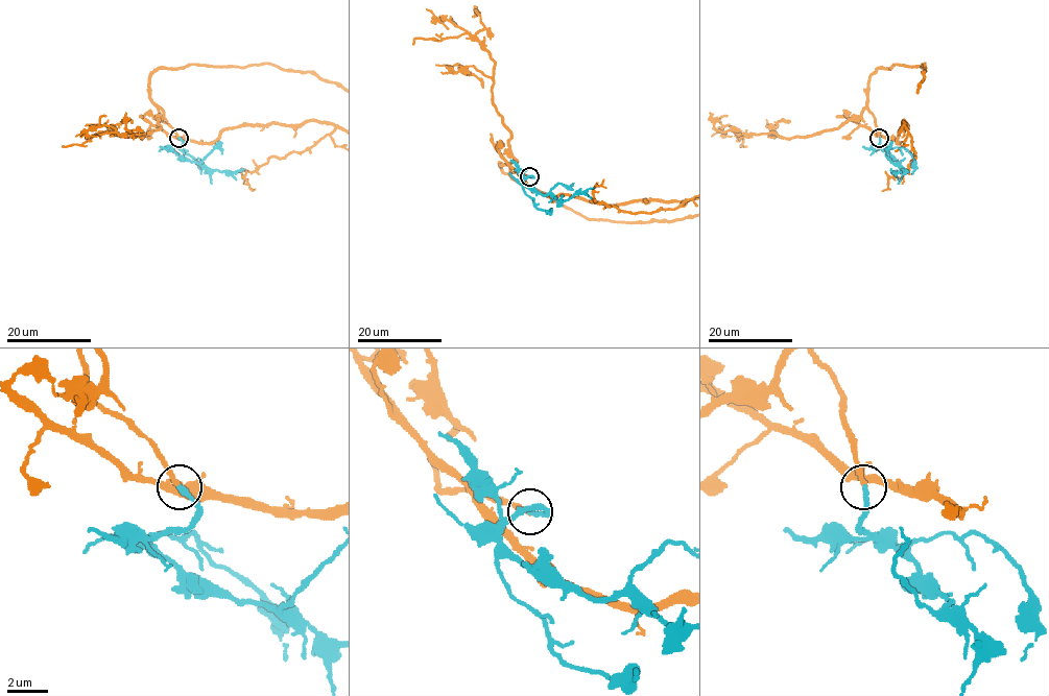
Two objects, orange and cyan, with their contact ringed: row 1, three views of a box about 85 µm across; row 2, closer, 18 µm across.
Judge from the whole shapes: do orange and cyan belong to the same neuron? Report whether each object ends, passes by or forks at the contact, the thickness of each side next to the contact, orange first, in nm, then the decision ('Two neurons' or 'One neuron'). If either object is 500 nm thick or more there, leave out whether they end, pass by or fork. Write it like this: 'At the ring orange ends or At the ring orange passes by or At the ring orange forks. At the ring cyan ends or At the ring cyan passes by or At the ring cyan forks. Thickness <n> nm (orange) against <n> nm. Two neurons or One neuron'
At the ring orange ends. At the ring cyan ends. Thickness 200 nm (orange) against 240 nm. One neuron

